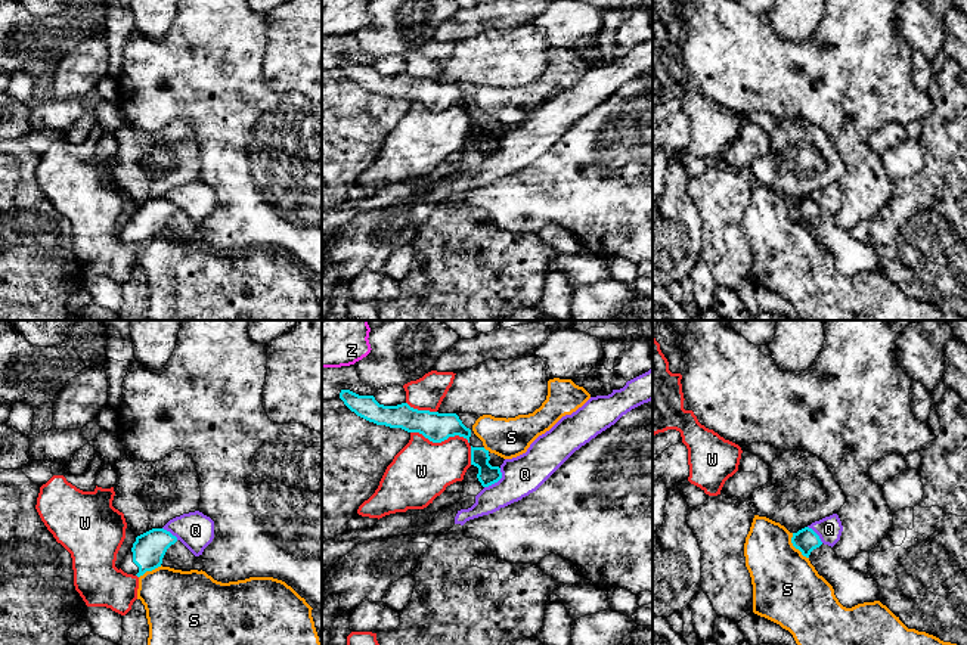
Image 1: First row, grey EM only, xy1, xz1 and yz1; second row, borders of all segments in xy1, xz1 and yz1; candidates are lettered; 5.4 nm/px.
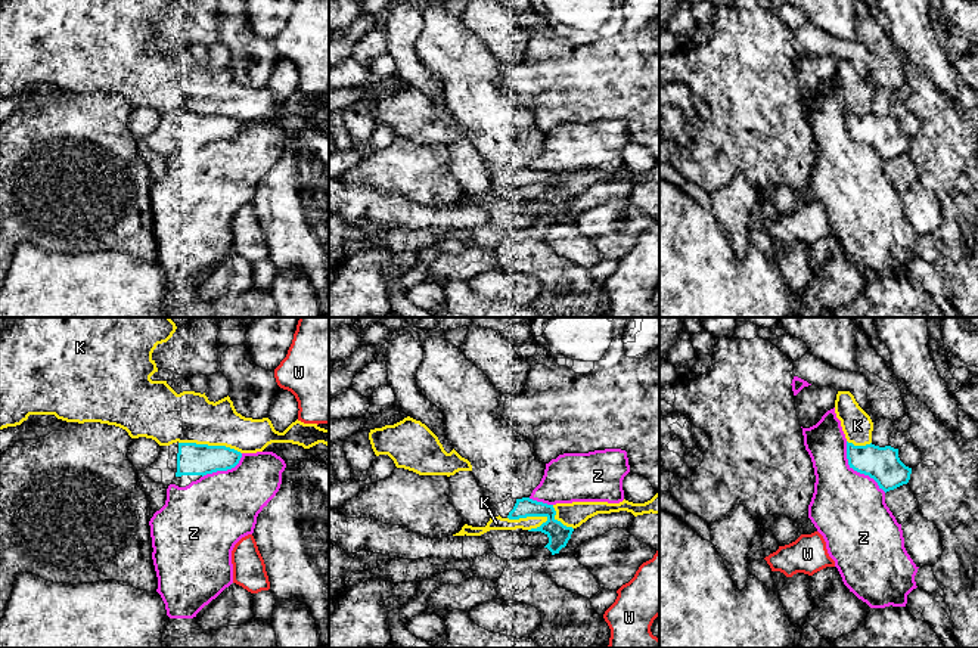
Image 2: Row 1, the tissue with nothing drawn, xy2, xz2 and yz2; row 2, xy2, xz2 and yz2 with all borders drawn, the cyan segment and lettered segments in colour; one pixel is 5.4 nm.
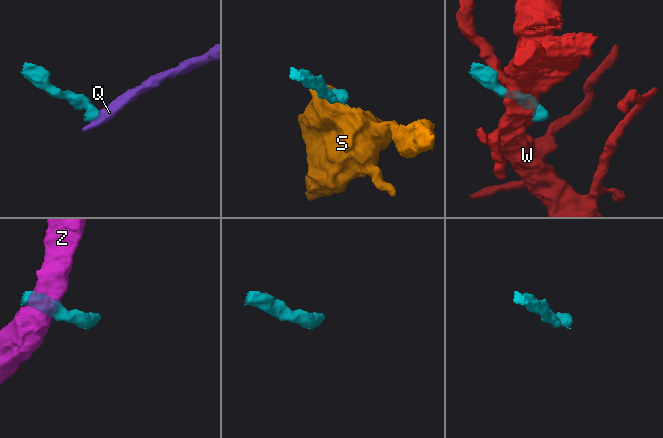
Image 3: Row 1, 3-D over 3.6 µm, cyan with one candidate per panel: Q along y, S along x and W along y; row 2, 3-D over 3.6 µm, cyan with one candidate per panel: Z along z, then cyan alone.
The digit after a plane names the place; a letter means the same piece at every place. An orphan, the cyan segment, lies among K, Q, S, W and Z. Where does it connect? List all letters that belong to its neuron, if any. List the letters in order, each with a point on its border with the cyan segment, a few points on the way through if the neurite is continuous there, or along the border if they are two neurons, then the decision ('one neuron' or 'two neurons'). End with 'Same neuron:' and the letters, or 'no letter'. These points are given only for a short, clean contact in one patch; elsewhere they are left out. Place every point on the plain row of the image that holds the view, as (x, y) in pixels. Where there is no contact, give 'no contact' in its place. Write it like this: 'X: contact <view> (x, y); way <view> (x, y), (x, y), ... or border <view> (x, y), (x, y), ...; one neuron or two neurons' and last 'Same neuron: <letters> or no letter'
K: contact xy2 (210, 115); border xy2 (179, 111), (224, 114), (241, 123); two neurons
Q: contact xz1 (496, 151); border xz1 (501, 138), (501, 146), (484, 157); two neurons
S: contact yz1 (795, 216); border yz1 (792, 202), (792, 213), (808, 228); two neurons
W: contact xz1 (440, 111); two neurons
Z: contact yz2 (856, 139); two neurons
Same neuron: no letter

